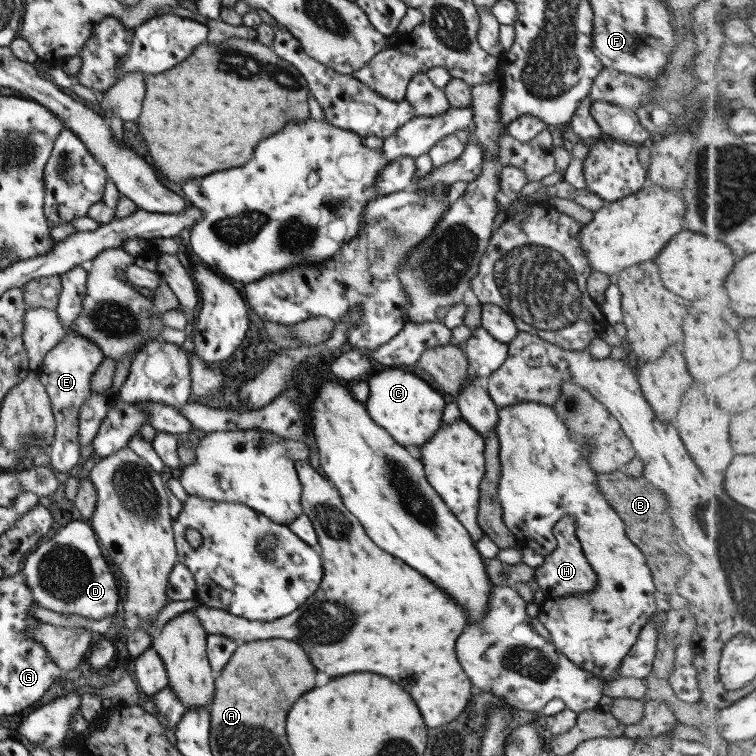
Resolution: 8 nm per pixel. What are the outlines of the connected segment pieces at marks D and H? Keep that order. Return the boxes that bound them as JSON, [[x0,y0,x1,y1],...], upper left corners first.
[[24,520,118,620],[533,516,595,598]]

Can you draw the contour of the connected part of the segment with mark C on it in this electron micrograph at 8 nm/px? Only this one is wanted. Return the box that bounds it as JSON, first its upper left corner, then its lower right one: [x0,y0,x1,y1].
[364,368,446,447]

